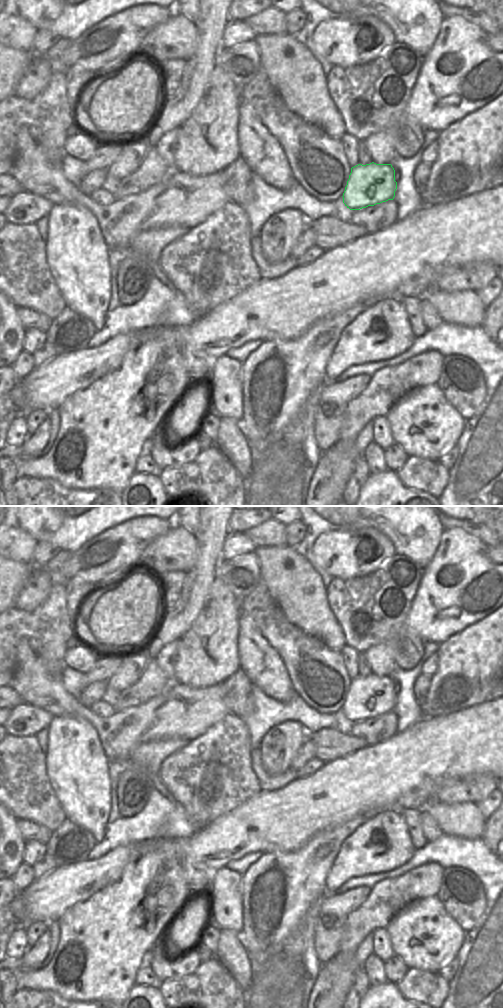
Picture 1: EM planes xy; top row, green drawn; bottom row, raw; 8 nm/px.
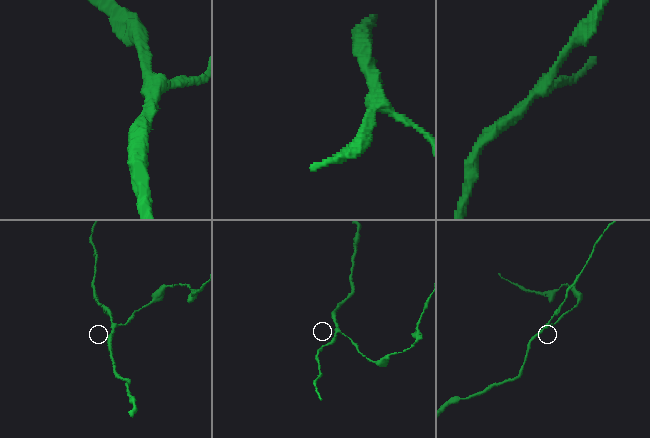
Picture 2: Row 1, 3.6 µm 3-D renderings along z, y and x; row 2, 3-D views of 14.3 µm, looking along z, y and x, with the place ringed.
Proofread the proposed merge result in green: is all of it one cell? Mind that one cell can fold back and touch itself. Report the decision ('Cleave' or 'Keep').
Keep.

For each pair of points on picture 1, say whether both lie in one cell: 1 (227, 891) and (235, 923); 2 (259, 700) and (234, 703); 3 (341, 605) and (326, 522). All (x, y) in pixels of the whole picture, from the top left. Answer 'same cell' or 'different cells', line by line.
1: same cell
2: different cells
3: different cells

